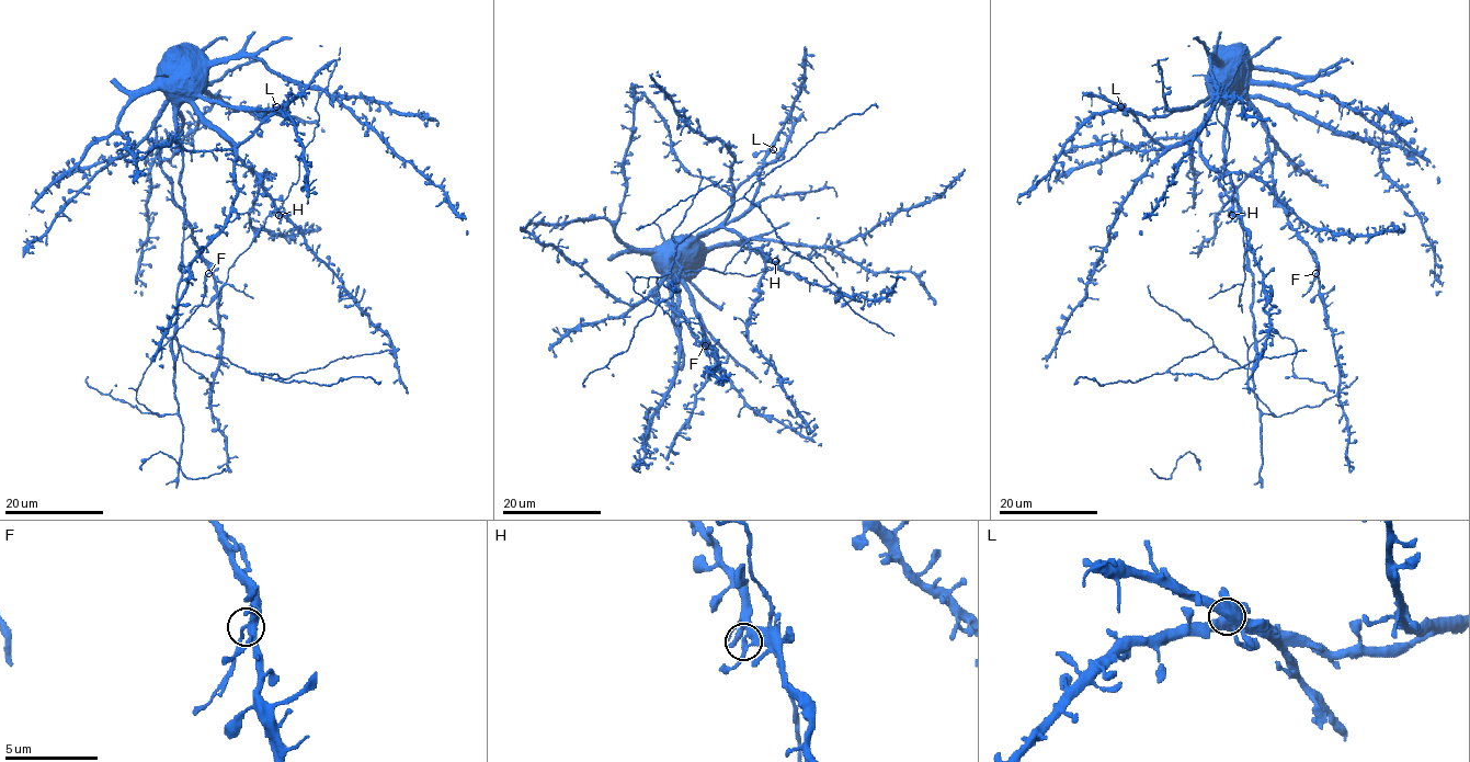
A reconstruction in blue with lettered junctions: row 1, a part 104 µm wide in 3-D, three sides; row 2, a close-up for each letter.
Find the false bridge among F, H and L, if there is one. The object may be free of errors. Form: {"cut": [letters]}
{"cut": ["F"]}

